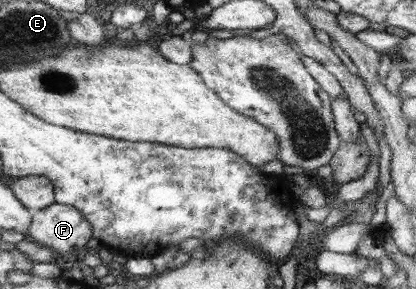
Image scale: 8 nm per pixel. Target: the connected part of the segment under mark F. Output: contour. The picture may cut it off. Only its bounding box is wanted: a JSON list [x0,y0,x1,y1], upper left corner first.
[30,202,94,253]

